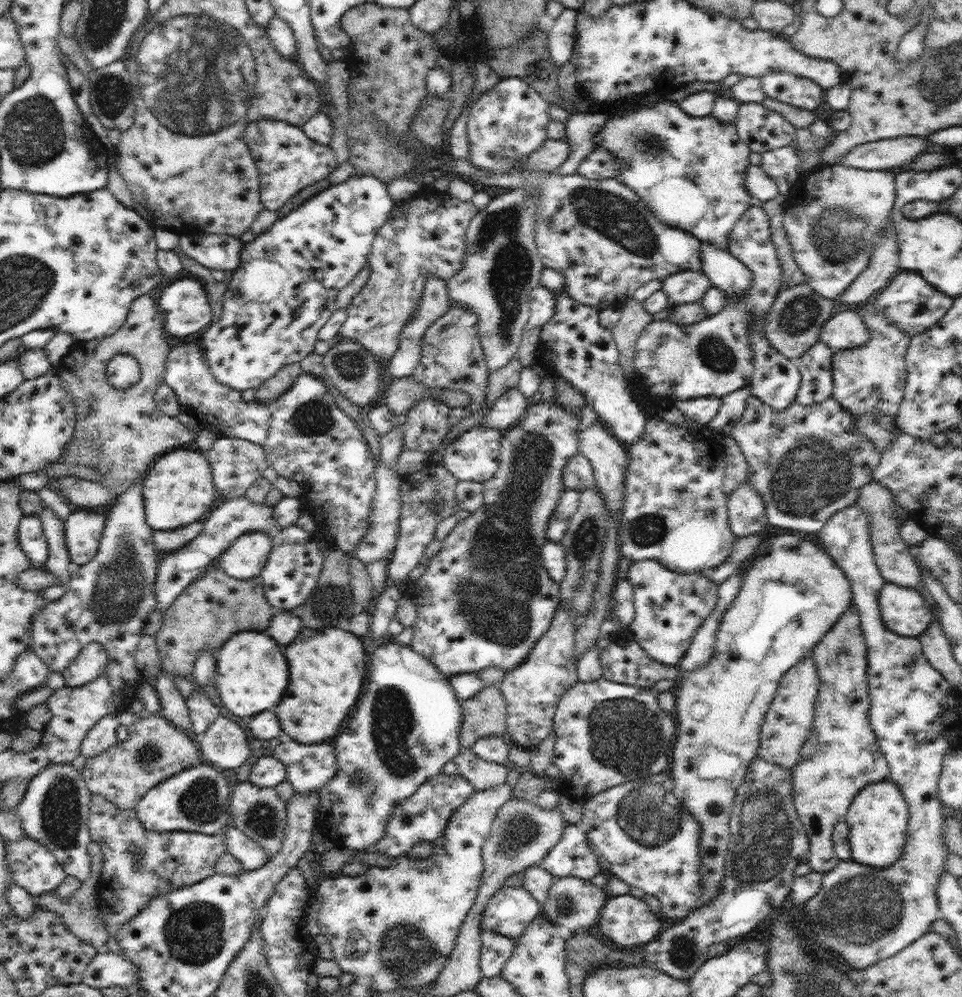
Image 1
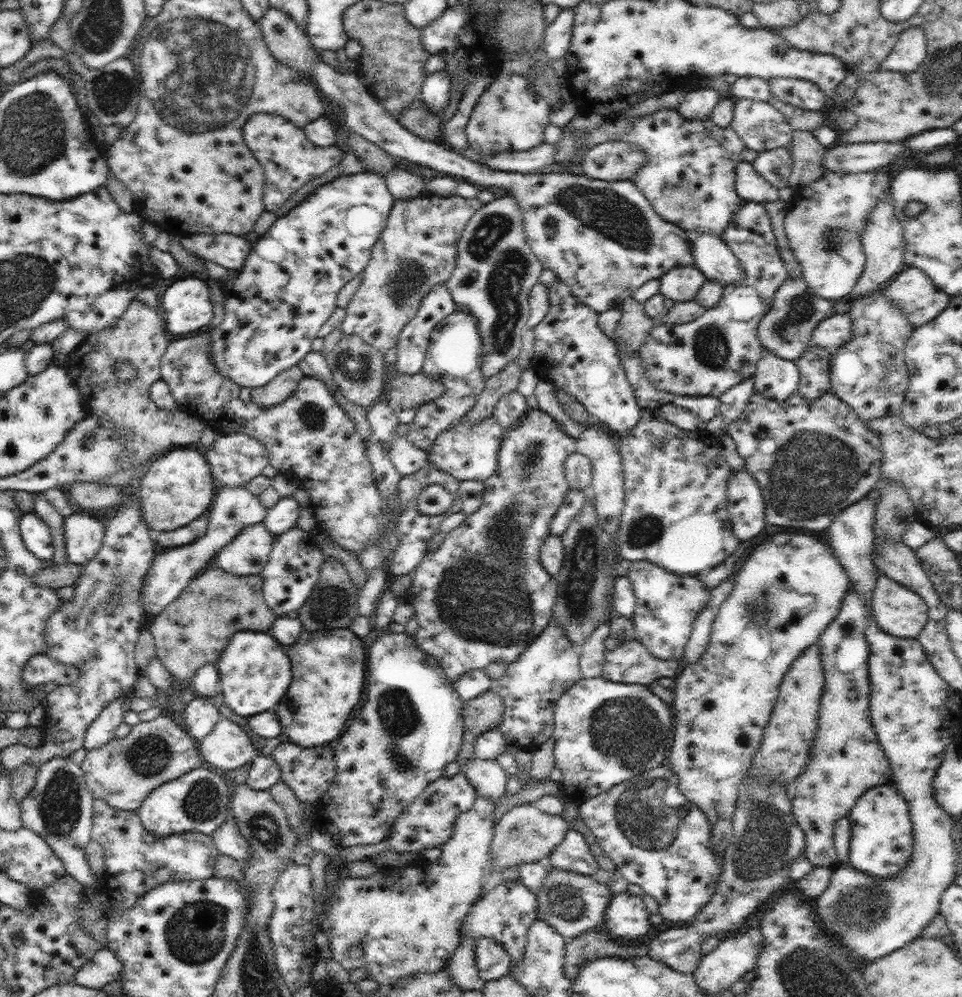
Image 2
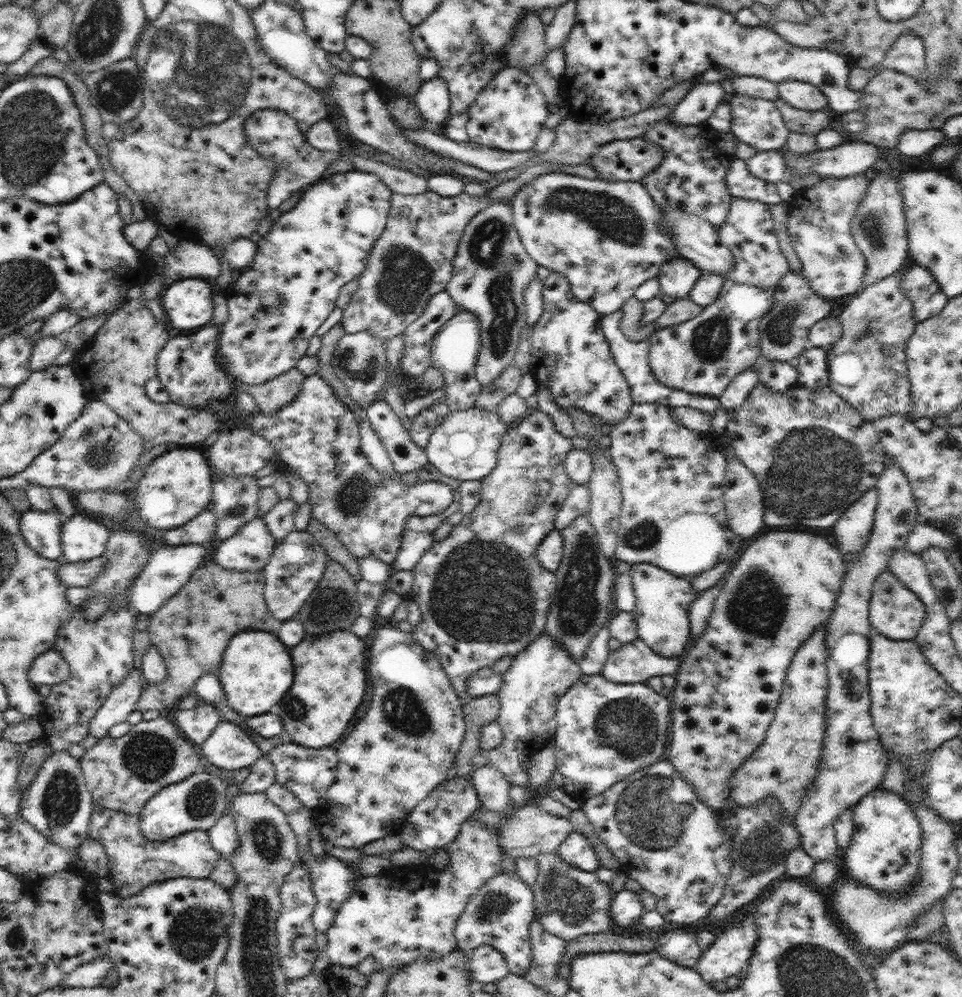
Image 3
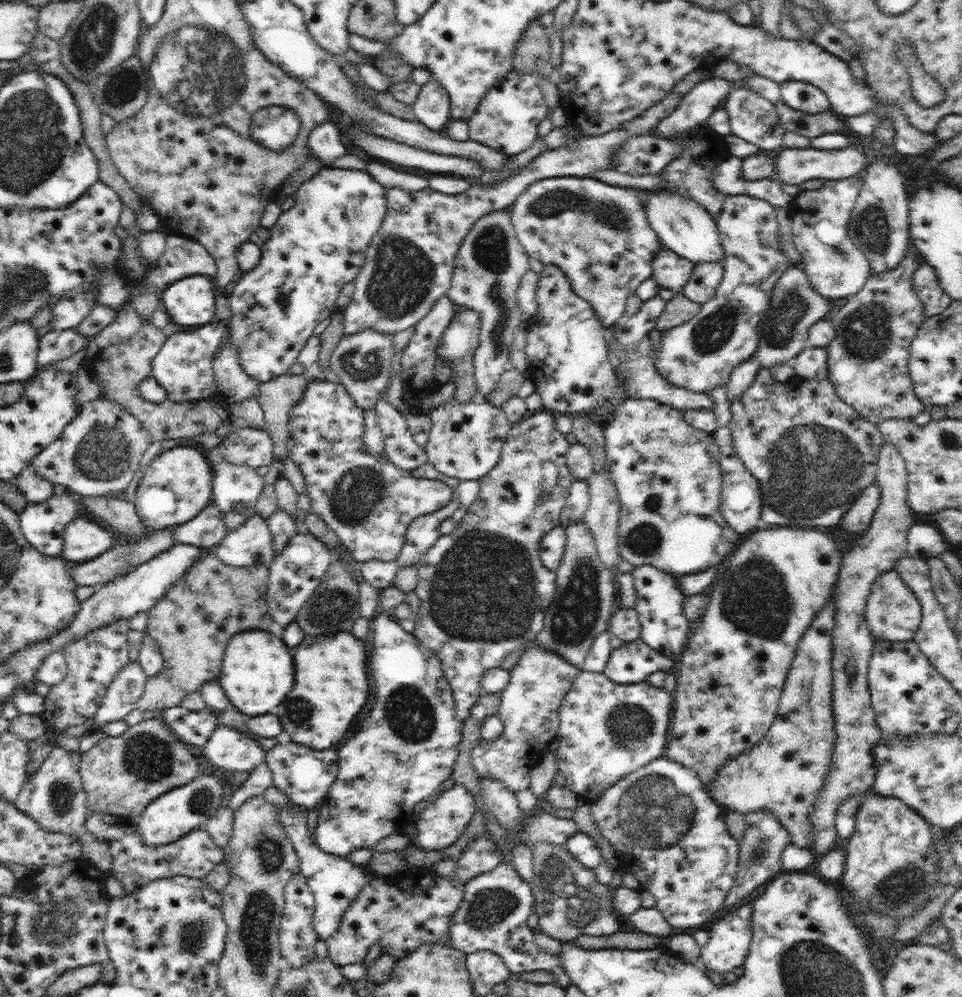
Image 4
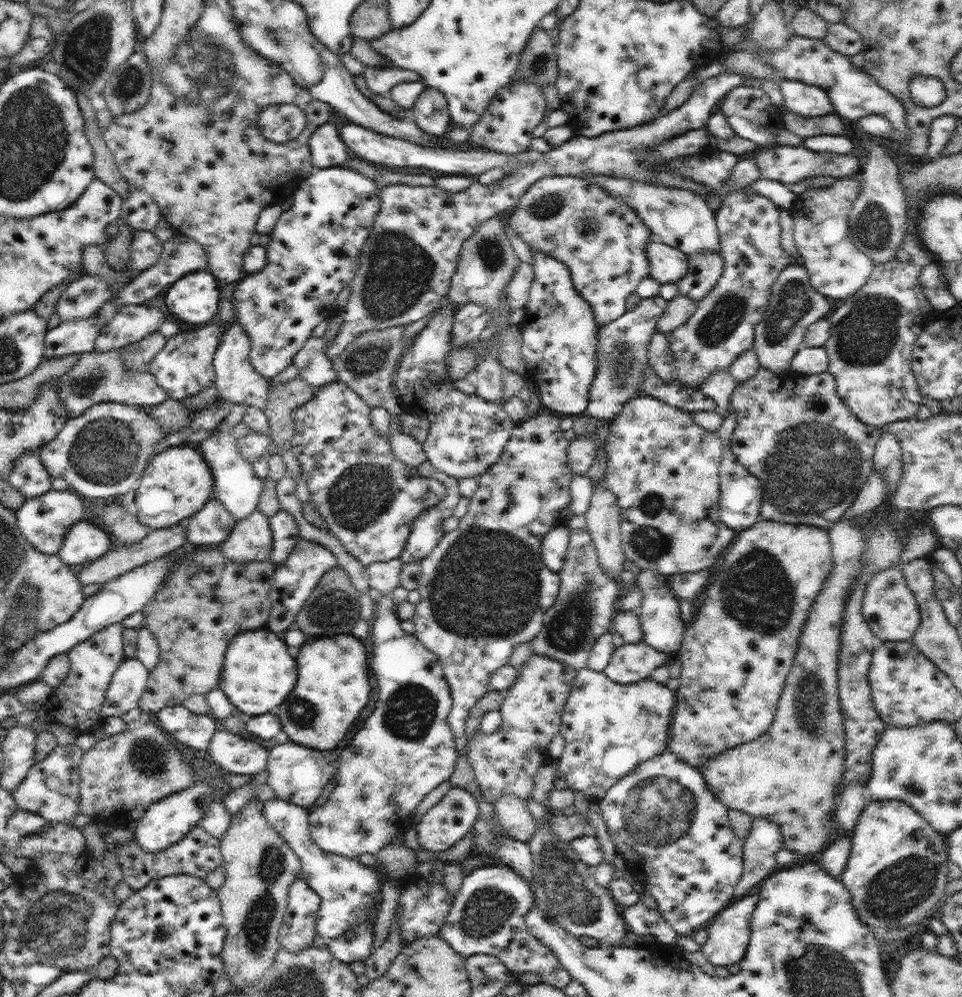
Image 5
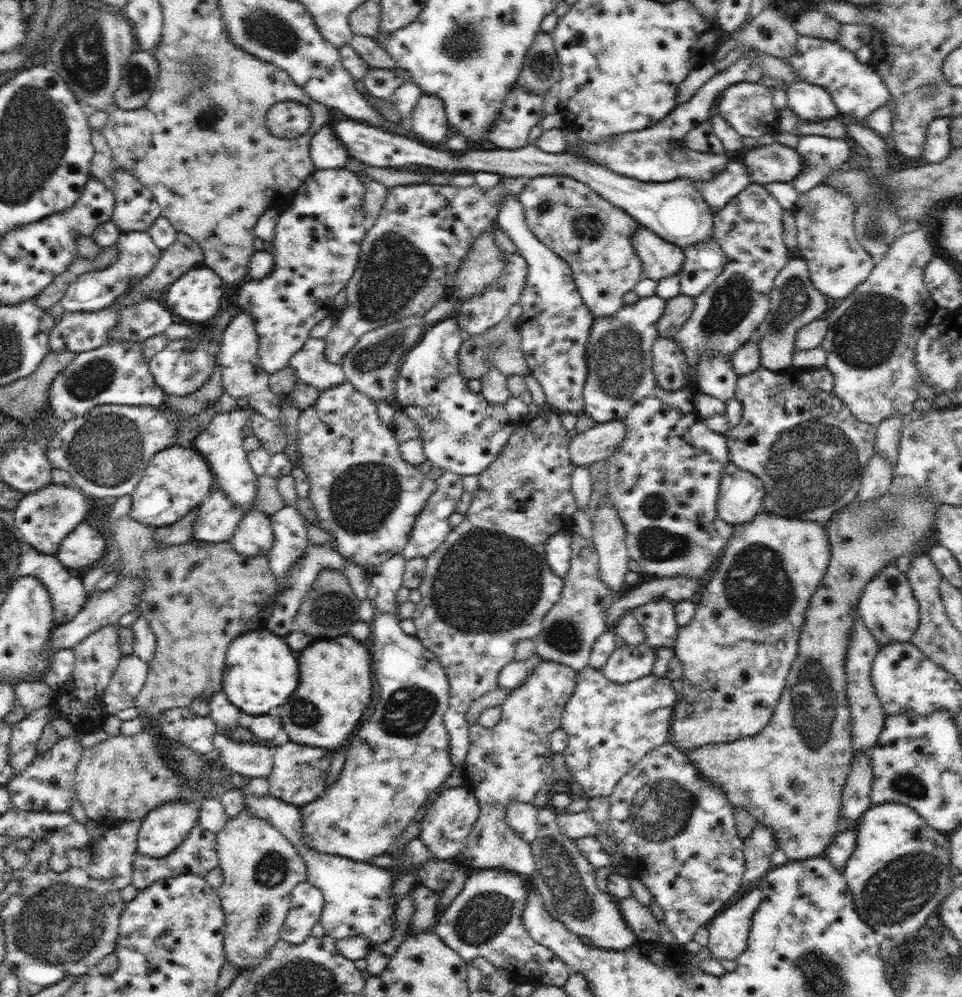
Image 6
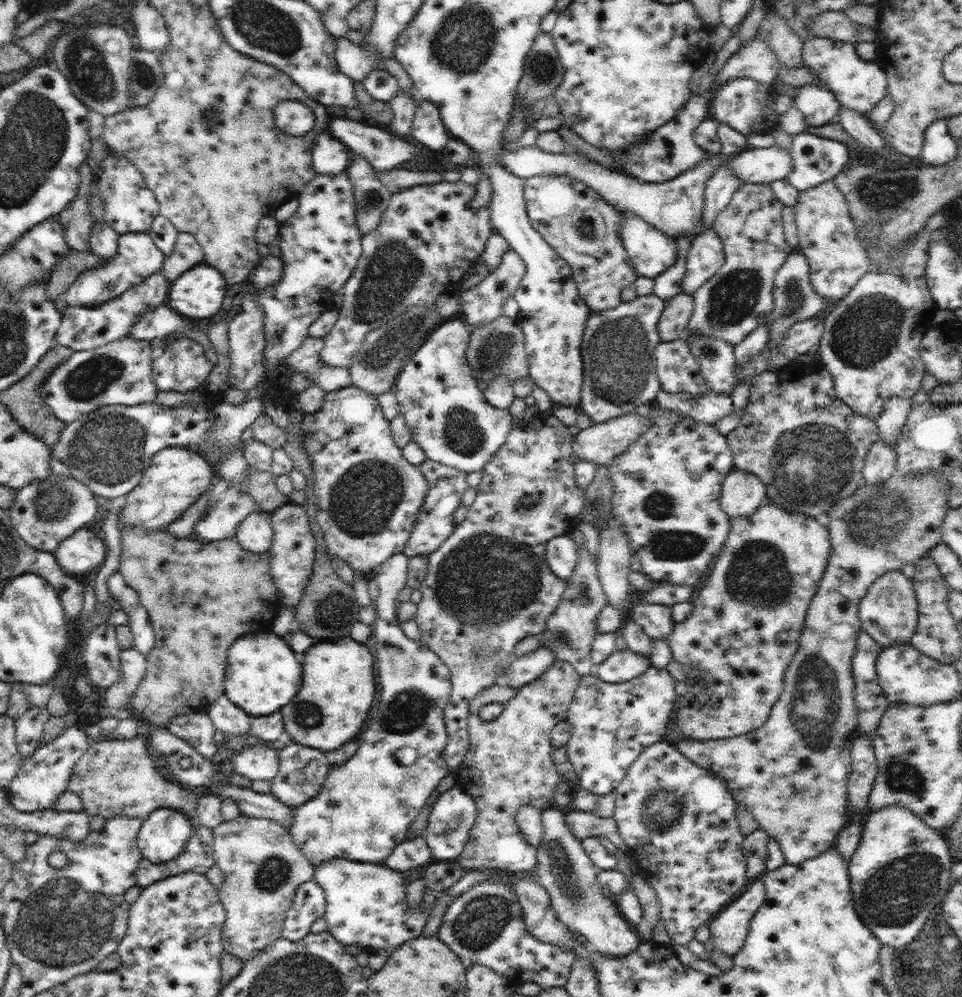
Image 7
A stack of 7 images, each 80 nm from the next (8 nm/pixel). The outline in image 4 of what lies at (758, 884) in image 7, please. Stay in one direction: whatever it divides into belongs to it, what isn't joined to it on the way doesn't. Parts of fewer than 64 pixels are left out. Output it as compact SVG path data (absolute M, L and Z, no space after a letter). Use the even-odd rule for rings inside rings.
M752 902L744 904L713 924L709 941L701 948L702 966L706 971L725 975L744 966L753 937L753 908Z

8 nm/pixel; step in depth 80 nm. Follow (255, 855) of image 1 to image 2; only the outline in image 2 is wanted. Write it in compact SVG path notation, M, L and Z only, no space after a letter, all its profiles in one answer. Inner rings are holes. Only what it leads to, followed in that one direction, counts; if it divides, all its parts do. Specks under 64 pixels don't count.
M229 816L227 822L221 824L211 836L214 846L220 856L228 856L246 866L252 859L252 850L246 840L242 837L238 825Z

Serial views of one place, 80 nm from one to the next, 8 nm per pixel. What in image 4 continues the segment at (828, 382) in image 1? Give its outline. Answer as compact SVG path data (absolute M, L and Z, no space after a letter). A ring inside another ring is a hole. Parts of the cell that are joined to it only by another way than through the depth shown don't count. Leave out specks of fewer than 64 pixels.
M807 344L791 363L798 378L822 382L828 379L827 362L828 350L825 347Z

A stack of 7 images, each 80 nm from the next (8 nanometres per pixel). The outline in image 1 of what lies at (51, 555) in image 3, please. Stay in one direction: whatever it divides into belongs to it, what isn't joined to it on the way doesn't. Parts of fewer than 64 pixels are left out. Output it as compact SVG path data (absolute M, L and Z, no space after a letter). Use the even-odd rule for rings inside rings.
M24 515L17 533L20 548L26 553L32 568L42 567L48 558L48 545L39 515Z

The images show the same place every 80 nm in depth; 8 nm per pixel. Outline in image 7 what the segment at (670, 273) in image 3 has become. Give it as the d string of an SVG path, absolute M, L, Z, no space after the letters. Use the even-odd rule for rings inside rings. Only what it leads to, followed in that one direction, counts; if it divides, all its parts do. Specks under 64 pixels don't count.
M620 210L623 214L621 222L621 237L626 247L628 258L633 262L637 275L648 278L656 278L659 274L666 272L677 261L677 242L671 236L666 236L661 230L654 228L649 222L643 220L641 216Z

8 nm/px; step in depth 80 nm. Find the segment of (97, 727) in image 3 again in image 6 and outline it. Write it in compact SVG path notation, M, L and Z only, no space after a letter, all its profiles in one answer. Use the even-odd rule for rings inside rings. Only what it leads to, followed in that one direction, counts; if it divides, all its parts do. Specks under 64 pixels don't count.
M123 654L110 684L103 692L105 715L112 715L134 706L147 679L147 662L139 656Z

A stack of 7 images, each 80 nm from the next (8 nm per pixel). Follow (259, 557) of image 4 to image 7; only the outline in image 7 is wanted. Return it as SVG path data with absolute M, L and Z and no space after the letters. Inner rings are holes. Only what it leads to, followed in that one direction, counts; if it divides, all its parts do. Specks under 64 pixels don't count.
M253 510L239 525L235 537L243 550L266 552L273 541L271 513Z

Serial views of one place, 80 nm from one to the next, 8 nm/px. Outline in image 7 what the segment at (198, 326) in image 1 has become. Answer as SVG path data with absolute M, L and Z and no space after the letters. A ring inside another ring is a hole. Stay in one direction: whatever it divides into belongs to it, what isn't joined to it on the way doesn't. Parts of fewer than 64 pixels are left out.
M202 262L190 270L183 272L170 286L166 304L180 314L190 318L210 318L222 308L222 300L226 294L226 279L218 269Z

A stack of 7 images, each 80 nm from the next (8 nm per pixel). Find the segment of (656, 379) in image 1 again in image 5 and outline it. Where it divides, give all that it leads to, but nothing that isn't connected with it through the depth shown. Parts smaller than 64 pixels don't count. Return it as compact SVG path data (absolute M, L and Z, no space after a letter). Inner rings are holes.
M748 186L729 192L721 201L715 217L724 259L722 276L709 295L698 301L696 312L668 335L674 373L688 387L698 388L716 371L728 371L753 346L755 326L768 310L773 282L786 266L799 262L781 245L781 209L769 198Z

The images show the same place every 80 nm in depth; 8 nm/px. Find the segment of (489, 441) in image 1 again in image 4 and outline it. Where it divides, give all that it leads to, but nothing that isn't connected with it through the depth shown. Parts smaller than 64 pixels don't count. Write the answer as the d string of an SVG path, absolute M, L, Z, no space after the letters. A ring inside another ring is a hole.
M456 396L446 398L446 402L430 410L428 416L432 422L424 447L428 463L433 464L438 472L460 481L479 480L498 464L502 445L514 425L500 408L479 400L460 403Z

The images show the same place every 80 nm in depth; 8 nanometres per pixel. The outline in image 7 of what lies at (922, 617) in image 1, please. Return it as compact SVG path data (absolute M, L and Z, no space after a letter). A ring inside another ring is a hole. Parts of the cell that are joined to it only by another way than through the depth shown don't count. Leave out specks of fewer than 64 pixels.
M891 570L879 576L859 604L861 630L883 647L908 643L918 624L918 603L911 579L900 570Z

